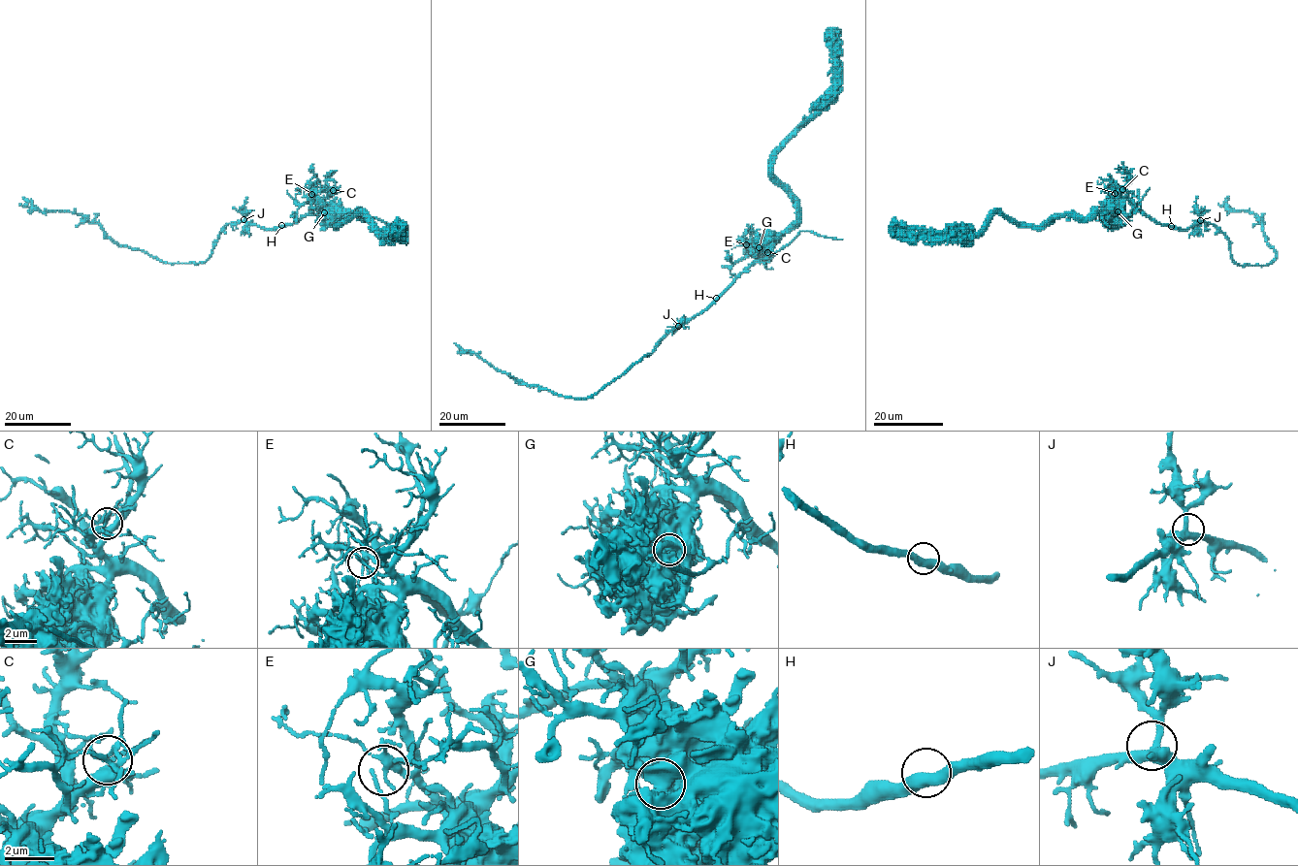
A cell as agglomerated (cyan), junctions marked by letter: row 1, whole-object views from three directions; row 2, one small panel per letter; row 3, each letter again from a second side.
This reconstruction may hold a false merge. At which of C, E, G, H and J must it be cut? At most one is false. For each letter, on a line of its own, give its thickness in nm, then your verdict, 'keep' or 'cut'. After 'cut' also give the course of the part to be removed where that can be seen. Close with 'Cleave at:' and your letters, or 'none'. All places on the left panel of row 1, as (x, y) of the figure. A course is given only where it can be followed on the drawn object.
C: 200 nm | keep
E: 260 nm | keep
G: 1050 nm | cut | (325, 212), (322, 201), (272, 229), (234, 221), (203, 262), (167, 263), (119, 246), (80, 214), (19, 203)
H: 460 nm | keep
J: 400 nm | keep
Cleave at: G

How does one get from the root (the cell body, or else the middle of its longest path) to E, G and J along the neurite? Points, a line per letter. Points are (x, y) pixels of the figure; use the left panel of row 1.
E: (282, 227), (297, 223), (320, 204), (320, 200), (311, 194)
G: (282, 227), (297, 223), (322, 201), (326, 205), (325, 212)
J: (282, 227), (264, 229), (243, 219)

